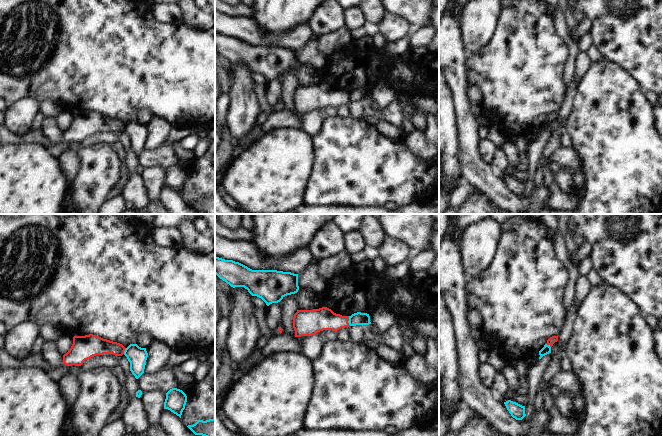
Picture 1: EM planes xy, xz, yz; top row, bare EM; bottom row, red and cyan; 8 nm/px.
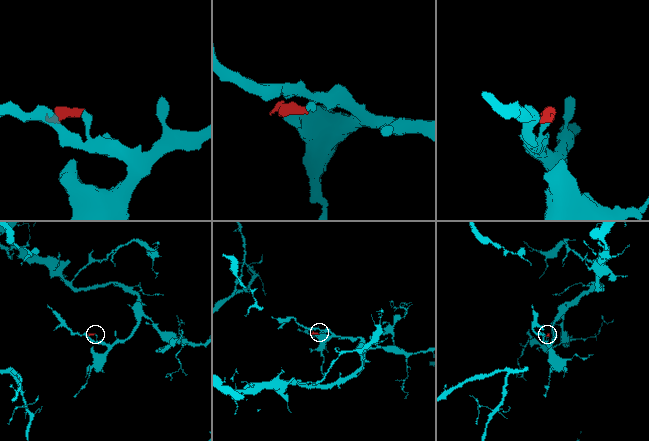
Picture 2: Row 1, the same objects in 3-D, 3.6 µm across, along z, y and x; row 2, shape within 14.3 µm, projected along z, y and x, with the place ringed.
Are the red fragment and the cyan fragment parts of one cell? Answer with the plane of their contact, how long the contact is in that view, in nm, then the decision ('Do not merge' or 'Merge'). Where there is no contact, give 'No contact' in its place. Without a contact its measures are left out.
Touches red in xz. Shared border 80 nm. Do not merge

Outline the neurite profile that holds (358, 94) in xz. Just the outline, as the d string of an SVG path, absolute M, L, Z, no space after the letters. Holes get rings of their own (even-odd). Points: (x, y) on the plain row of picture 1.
M357 88L357 89L354 89L351 92L349 92L348 99L350 102L369 101L369 100L371 100L370 92L367 89Z

